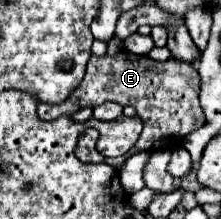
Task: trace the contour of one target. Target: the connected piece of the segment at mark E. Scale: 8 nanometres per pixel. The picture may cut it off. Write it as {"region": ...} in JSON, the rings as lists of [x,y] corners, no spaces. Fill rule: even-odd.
{"region":[[[127,50],[117,52],[115,56],[91,56],[87,64],[87,74],[81,82],[81,86],[75,90],[75,96],[71,94],[63,104],[49,106],[49,104],[39,104],[37,114],[41,120],[45,118],[59,118],[59,116],[71,116],[71,104],[75,102],[77,106],[83,106],[81,102],[87,104],[87,100],[97,100],[89,104],[103,104],[107,100],[117,100],[119,104],[129,104],[137,110],[137,116],[143,120],[143,132],[135,146],[125,154],[131,156],[141,150],[165,150],[179,146],[191,132],[199,130],[205,124],[205,114],[199,106],[199,86],[201,86],[201,76],[199,72],[187,64],[187,62],[177,62],[173,58],[165,62],[151,60],[149,56],[139,56],[139,54],[129,54]],[[79,94],[101,94],[99,98],[87,98]]]}

